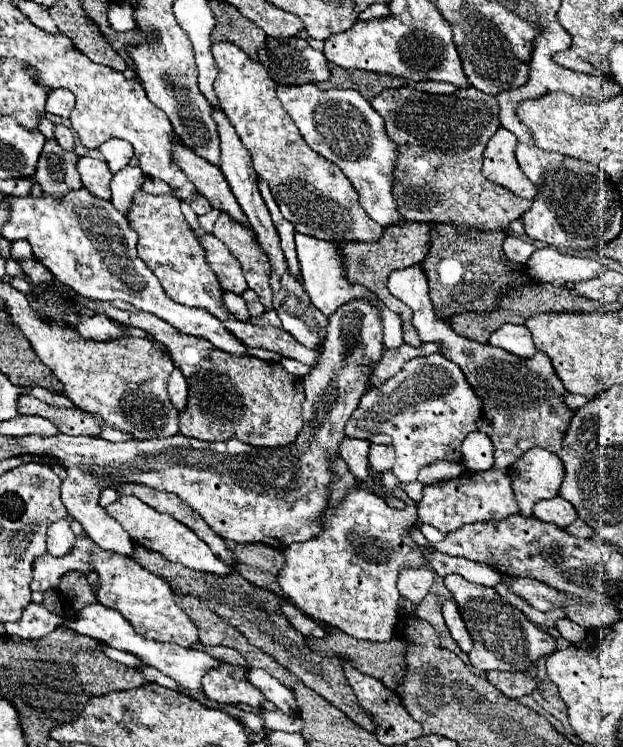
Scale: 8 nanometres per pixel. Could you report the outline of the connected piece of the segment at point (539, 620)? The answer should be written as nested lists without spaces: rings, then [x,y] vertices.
[[[501,583],[499,587],[495,587],[495,591],[503,597],[503,599],[507,599],[511,605],[515,605],[529,621],[533,621],[533,623],[537,623],[537,625],[549,625],[549,627],[553,627],[555,625],[555,621],[559,619],[559,617],[565,617],[565,613],[563,611],[551,611],[551,613],[541,613],[541,611],[537,611],[537,609],[533,609],[533,607],[529,607],[527,605],[527,601],[523,601],[523,597],[515,597],[511,591],[507,591],[507,587],[505,587],[505,583]]]

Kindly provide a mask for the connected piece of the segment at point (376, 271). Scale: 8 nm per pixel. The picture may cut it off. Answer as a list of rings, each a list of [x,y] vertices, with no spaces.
[[[403,223],[403,225],[391,225],[383,231],[383,235],[379,237],[379,241],[375,243],[341,243],[343,245],[343,253],[345,253],[345,259],[347,259],[347,269],[349,269],[349,279],[351,281],[357,281],[361,285],[365,285],[371,293],[375,293],[383,303],[385,307],[389,307],[391,311],[395,311],[397,315],[401,315],[403,319],[403,339],[405,343],[417,347],[421,343],[413,323],[411,323],[411,317],[413,313],[409,311],[407,305],[403,305],[399,299],[391,297],[389,289],[387,289],[387,277],[391,271],[395,269],[403,269],[403,267],[411,267],[419,261],[423,261],[423,257],[427,255],[429,251],[429,245],[431,245],[431,235],[429,235],[429,225],[425,223]]]

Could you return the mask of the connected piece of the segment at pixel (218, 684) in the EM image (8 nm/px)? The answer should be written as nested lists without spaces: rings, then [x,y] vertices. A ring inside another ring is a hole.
[[[219,661],[219,665],[211,669],[211,673],[205,673],[201,681],[205,695],[217,703],[243,703],[255,709],[263,707],[265,697],[247,681],[247,667]]]

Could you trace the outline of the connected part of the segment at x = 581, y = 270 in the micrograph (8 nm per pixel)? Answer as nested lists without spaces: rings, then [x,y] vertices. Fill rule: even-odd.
[[[537,249],[527,261],[527,275],[539,283],[563,285],[565,281],[585,281],[599,277],[606,267],[591,259],[561,253],[557,249]]]

